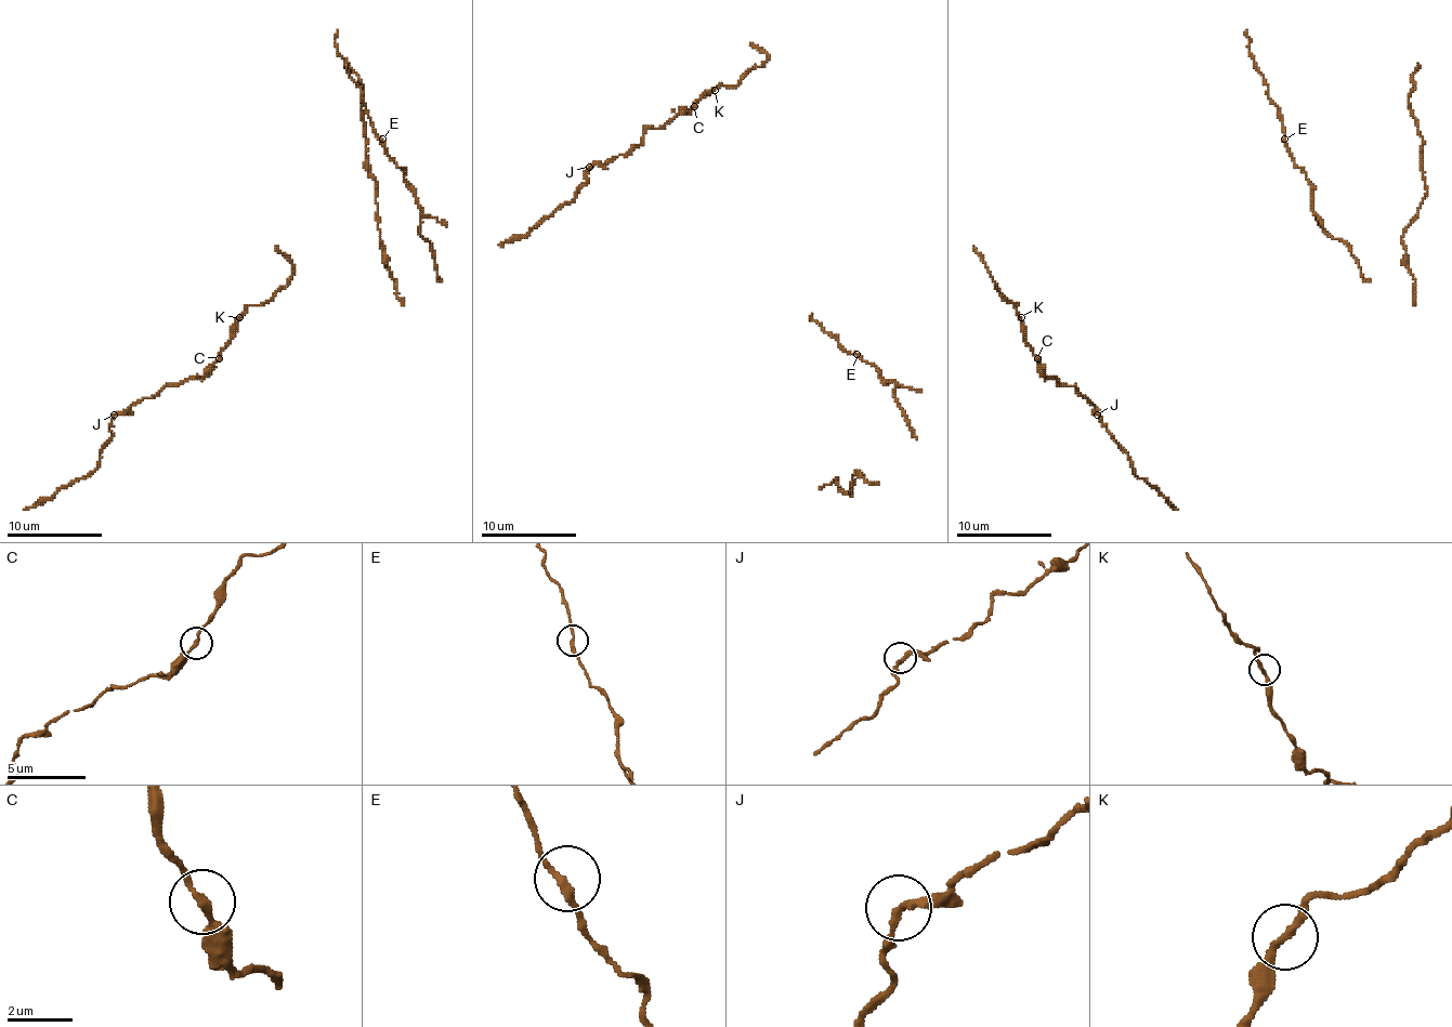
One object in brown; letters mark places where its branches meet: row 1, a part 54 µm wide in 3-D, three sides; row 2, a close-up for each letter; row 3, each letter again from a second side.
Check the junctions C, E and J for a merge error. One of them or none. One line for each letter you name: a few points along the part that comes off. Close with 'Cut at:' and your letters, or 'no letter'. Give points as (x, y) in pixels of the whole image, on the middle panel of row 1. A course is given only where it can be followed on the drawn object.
C: course (693, 107), (705, 93), (736, 86), (767, 60), (767, 54), (750, 42)
Cut at: C

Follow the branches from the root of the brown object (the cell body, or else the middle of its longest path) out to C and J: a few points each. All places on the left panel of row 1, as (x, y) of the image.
C: (261, 303), (247, 307), (237, 321), (235, 336), (219, 357)
J: (261, 303), (247, 307), (237, 321), (235, 336), (201, 377), (171, 383), (114, 415)

